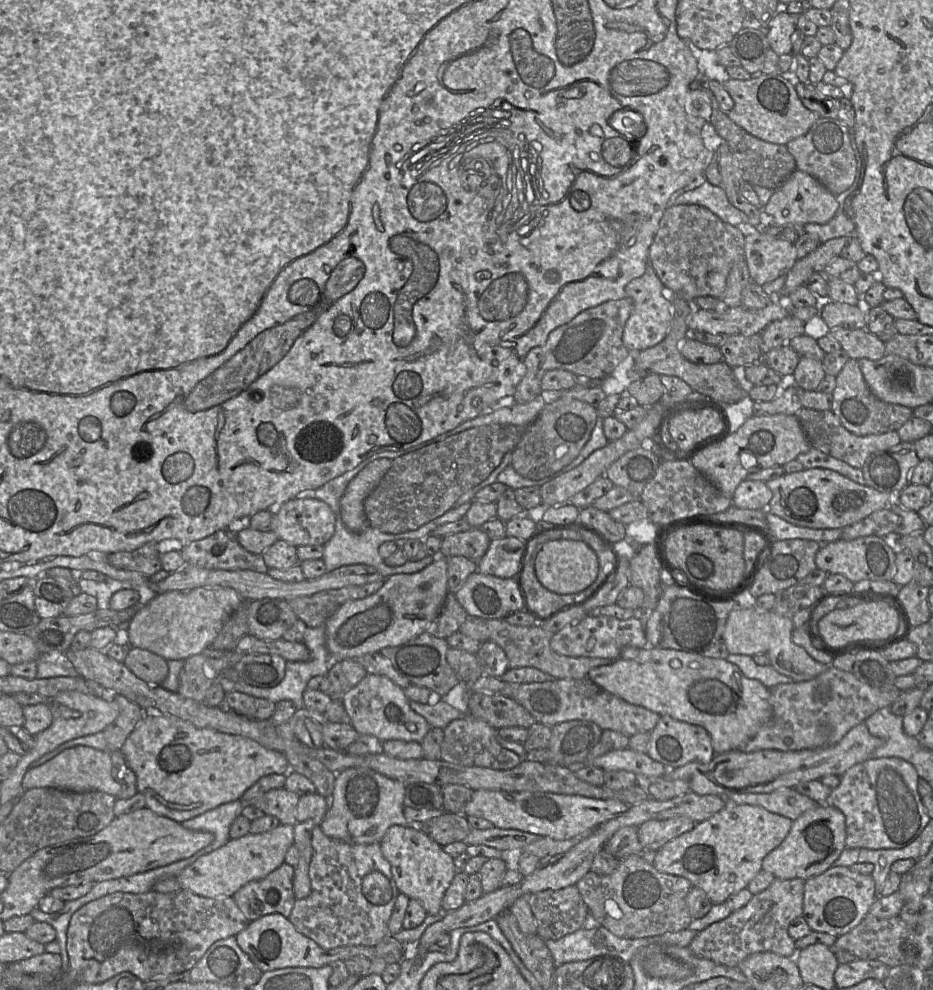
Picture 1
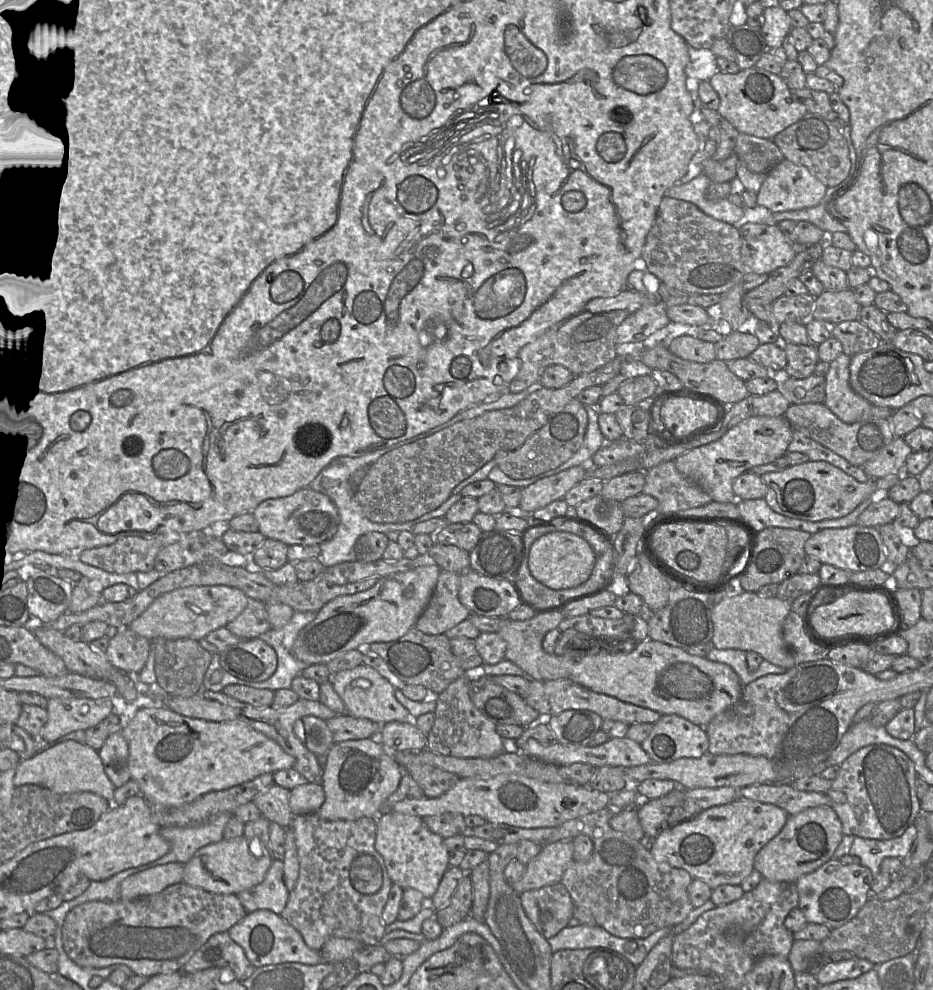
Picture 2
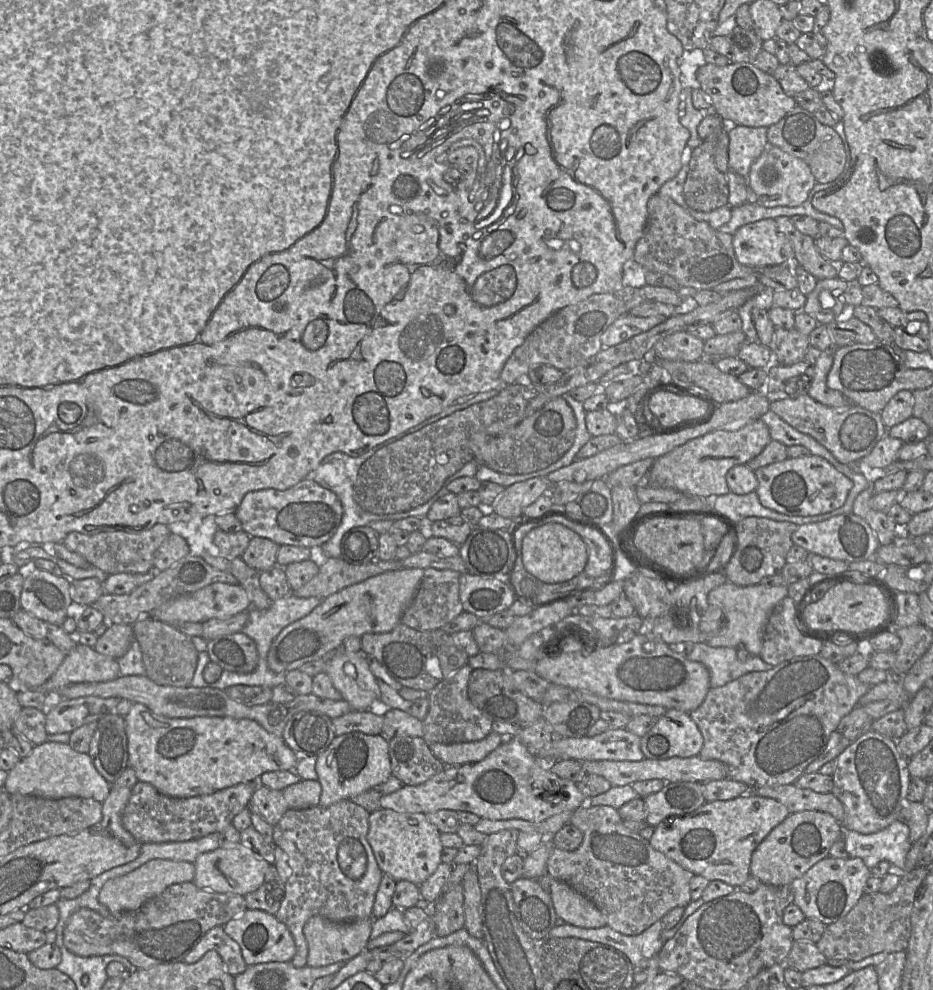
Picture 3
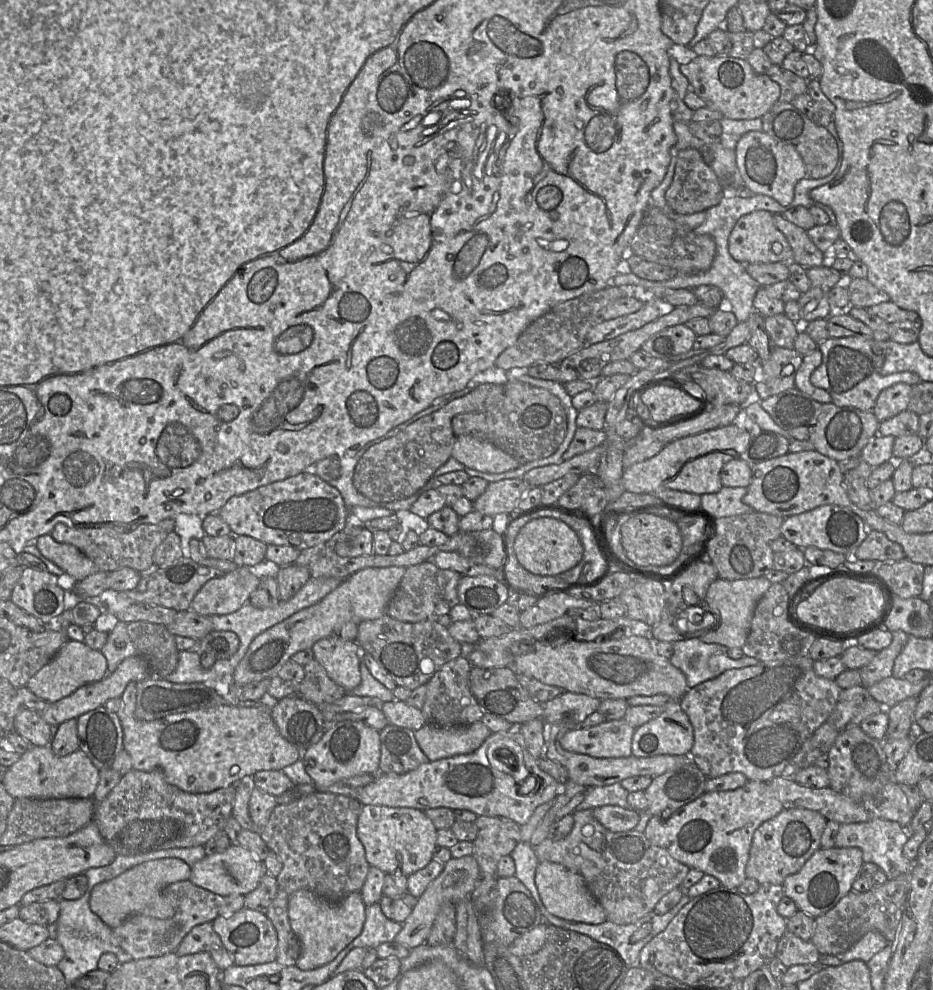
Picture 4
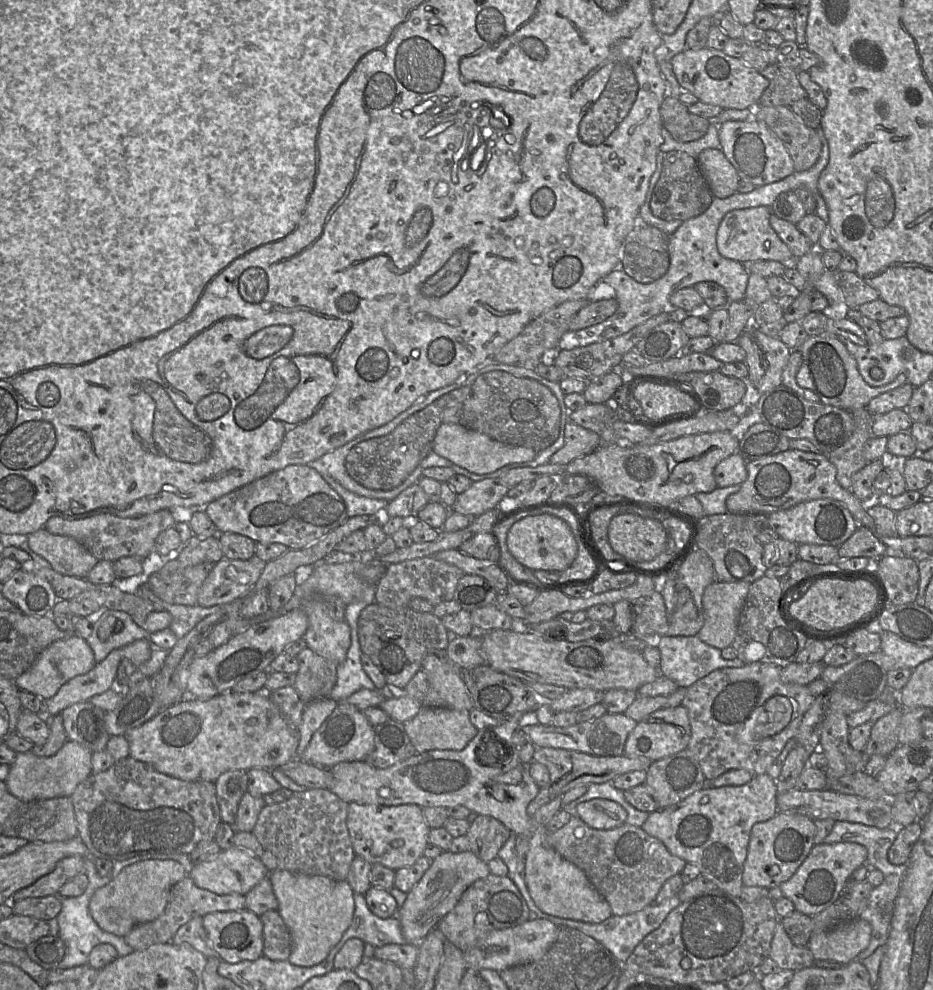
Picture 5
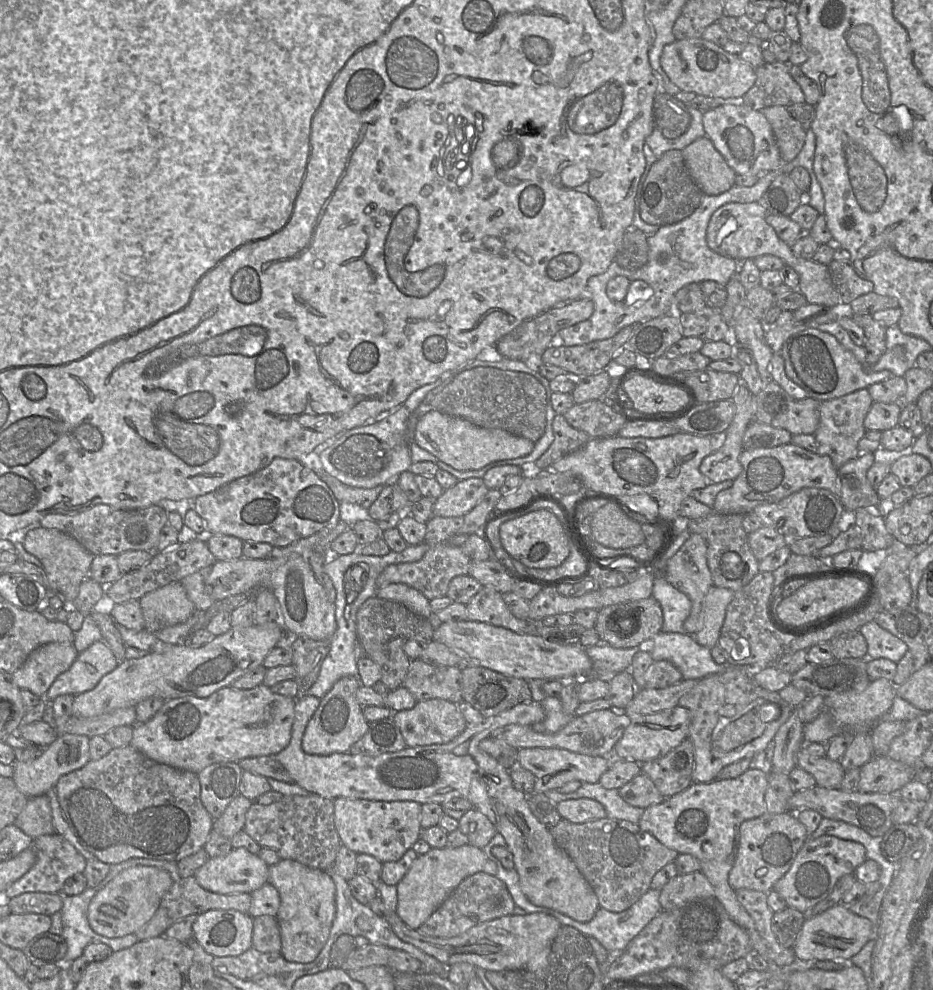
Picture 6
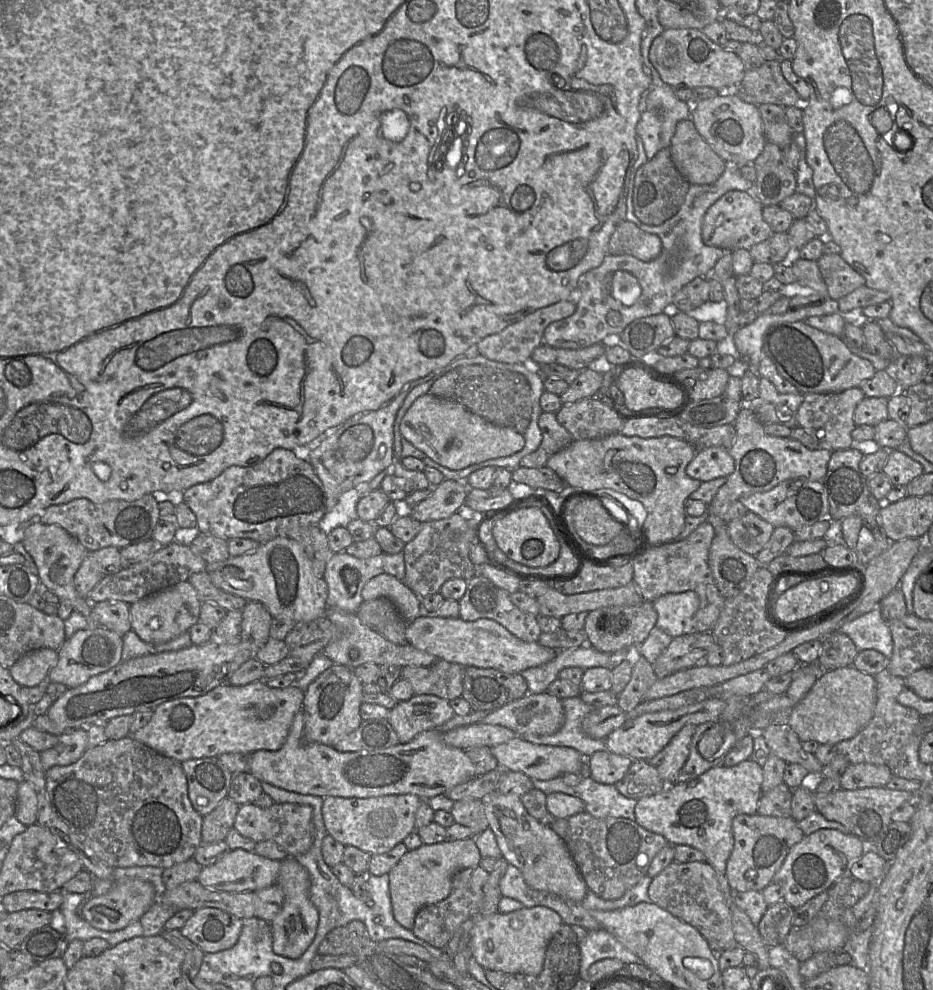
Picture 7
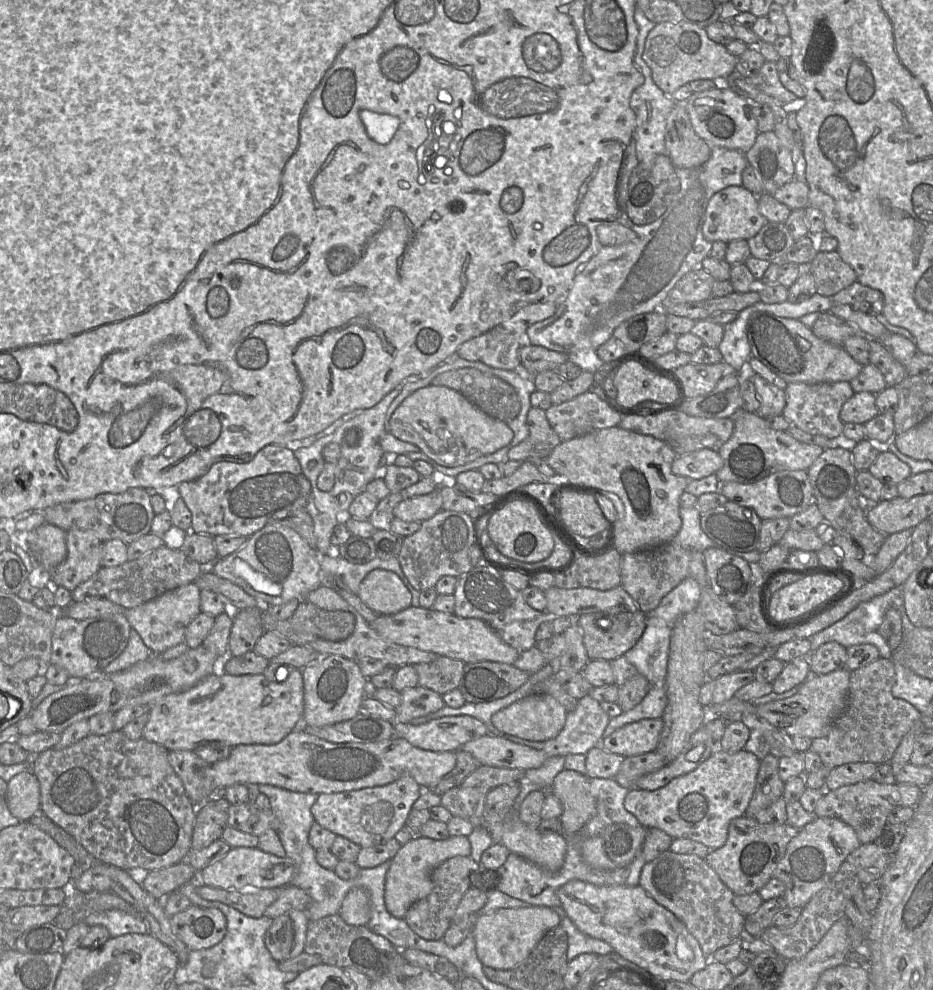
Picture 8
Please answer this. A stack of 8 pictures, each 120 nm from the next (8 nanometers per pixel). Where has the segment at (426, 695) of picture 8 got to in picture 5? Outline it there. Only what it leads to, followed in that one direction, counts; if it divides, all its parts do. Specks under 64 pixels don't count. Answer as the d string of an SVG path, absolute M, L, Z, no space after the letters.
M424 707L412 719L403 722L405 731L418 753L430 750L464 749L477 735L478 729L472 724L468 710Z

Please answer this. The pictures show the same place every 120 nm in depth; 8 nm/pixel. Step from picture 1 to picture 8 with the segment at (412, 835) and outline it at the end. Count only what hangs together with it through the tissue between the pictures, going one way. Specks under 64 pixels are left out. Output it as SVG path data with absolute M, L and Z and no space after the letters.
M404 775L383 786L321 793L311 807L311 813L315 822L335 835L345 837L360 847L373 847L395 838L396 833L406 825L421 788L414 778Z

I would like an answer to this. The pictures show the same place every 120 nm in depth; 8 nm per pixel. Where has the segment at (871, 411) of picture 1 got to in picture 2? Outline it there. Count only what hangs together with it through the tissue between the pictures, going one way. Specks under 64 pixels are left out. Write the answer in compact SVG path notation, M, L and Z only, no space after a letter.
M842 353L831 363L825 376L824 405L845 423L867 418L890 420L894 410L871 404L850 386L851 357Z

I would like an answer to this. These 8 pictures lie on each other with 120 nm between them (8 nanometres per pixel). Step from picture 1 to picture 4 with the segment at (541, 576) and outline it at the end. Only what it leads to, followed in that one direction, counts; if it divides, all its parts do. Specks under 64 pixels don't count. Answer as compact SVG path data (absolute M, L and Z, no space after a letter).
M541 517L526 523L514 541L514 552L519 563L533 574L554 576L575 567L582 559L583 546L576 532L564 522Z

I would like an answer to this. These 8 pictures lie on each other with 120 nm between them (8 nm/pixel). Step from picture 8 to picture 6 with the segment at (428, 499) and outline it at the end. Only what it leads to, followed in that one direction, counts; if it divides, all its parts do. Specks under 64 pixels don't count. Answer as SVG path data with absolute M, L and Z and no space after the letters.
M483 478L459 480L435 500L434 516L463 517L478 504L488 490Z

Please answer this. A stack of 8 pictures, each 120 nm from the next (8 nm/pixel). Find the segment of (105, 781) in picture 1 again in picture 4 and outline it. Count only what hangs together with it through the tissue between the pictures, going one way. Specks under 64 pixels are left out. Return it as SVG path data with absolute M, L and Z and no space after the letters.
M30 746L17 762L7 768L3 786L14 799L92 798L99 783L99 770L80 749L64 755L55 755L47 746Z

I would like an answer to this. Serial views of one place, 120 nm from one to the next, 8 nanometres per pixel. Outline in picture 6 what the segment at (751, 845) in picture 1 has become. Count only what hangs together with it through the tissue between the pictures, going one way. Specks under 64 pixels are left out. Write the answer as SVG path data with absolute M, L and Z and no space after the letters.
M755 767L749 768L737 778L693 783L663 802L644 809L638 823L643 831L654 835L666 847L679 854L690 854L699 860L700 871L713 885L715 898L723 905L729 917L747 932L753 952L765 959L767 942L757 931L752 916L738 901L728 878L737 856L741 824L768 813L765 803L768 783L769 776Z

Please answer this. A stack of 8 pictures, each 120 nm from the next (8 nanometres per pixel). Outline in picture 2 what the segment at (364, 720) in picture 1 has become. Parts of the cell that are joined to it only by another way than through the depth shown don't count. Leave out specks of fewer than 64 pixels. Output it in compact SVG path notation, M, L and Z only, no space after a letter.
M360 664L355 668L340 671L331 676L334 690L344 702L347 713L357 718L366 718L380 725L387 722L414 723L413 715L396 699L395 687L374 668Z

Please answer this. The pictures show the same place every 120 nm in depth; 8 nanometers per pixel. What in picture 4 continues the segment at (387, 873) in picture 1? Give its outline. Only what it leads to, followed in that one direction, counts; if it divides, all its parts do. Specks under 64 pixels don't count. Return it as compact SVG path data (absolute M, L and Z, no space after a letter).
M313 792L309 795L298 796L288 804L278 804L270 815L260 835L269 849L275 852L282 862L282 870L276 876L278 892L269 906L266 916L270 919L277 932L278 963L284 966L295 966L301 953L300 942L293 932L288 916L288 901L292 893L299 890L310 891L329 901L339 902L352 892L360 892L370 868L365 856L365 849L357 836L357 822L363 804L357 799L329 792Z

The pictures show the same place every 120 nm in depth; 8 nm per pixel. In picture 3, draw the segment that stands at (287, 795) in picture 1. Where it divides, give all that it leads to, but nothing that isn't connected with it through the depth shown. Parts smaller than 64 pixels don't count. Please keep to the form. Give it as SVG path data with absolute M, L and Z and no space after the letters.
M259 784L252 795L250 808L272 826L275 826L289 809L282 791Z

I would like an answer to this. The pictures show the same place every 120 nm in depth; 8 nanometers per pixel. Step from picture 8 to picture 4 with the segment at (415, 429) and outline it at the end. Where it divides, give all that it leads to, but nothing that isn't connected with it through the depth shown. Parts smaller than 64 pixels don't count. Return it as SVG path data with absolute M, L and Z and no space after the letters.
M468 435L456 436L452 457L468 468L485 473L502 473L521 466L493 444Z

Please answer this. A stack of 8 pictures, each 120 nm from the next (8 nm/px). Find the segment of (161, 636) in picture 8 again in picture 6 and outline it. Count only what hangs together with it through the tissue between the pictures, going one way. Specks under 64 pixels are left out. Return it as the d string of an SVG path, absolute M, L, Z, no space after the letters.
M180 581L172 582L145 594L139 602L145 620L145 629L152 633L164 627L183 623L197 611Z

